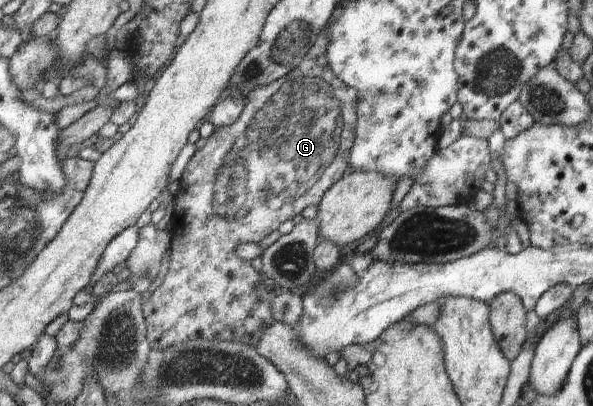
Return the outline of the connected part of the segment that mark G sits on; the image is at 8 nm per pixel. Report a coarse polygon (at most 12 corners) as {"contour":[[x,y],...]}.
{"contour":[[327,63],[244,97],[187,163],[153,350],[276,322],[235,248],[351,169],[358,91]]}

